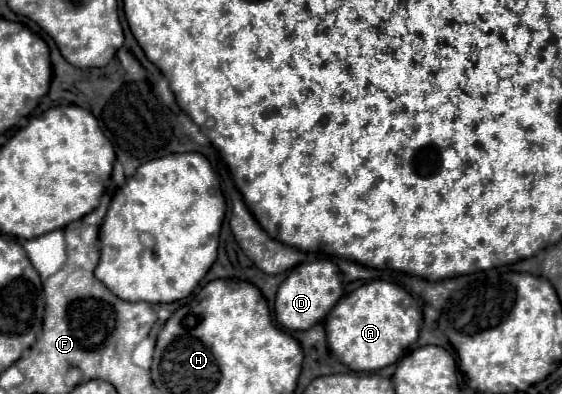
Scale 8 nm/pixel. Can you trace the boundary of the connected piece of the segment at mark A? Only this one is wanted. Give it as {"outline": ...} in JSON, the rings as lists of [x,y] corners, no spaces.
{"outline":[[[371,281],[345,295],[325,319],[331,353],[353,371],[379,371],[397,363],[419,337],[423,315],[409,291],[397,283]]]}

